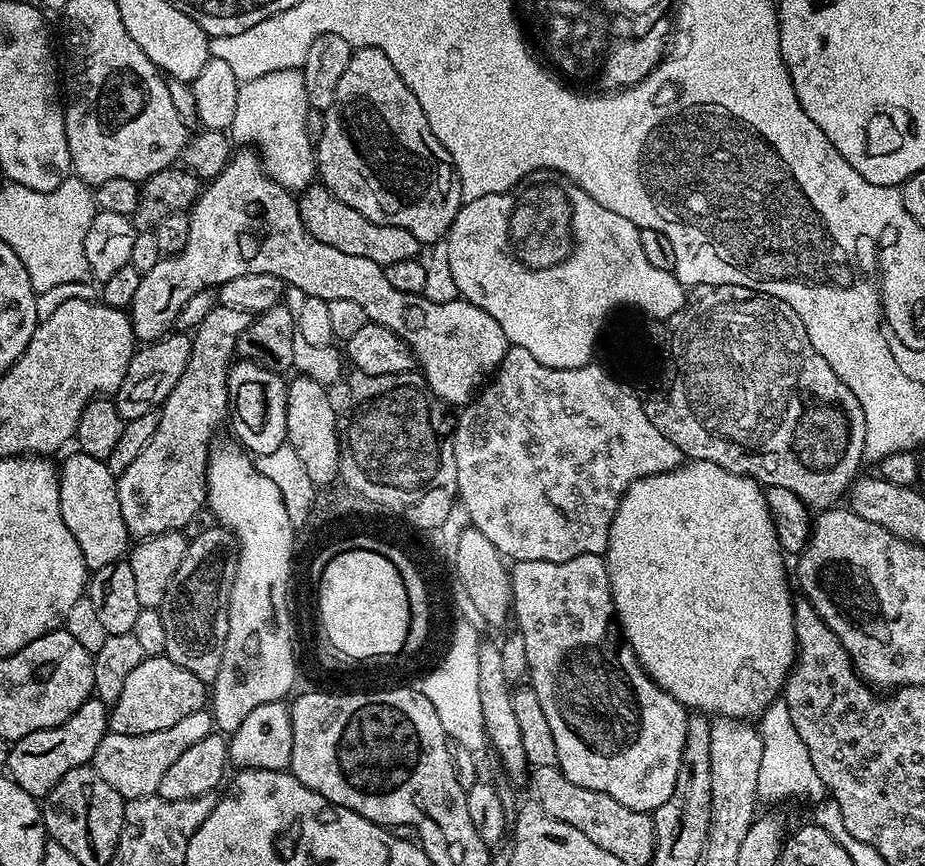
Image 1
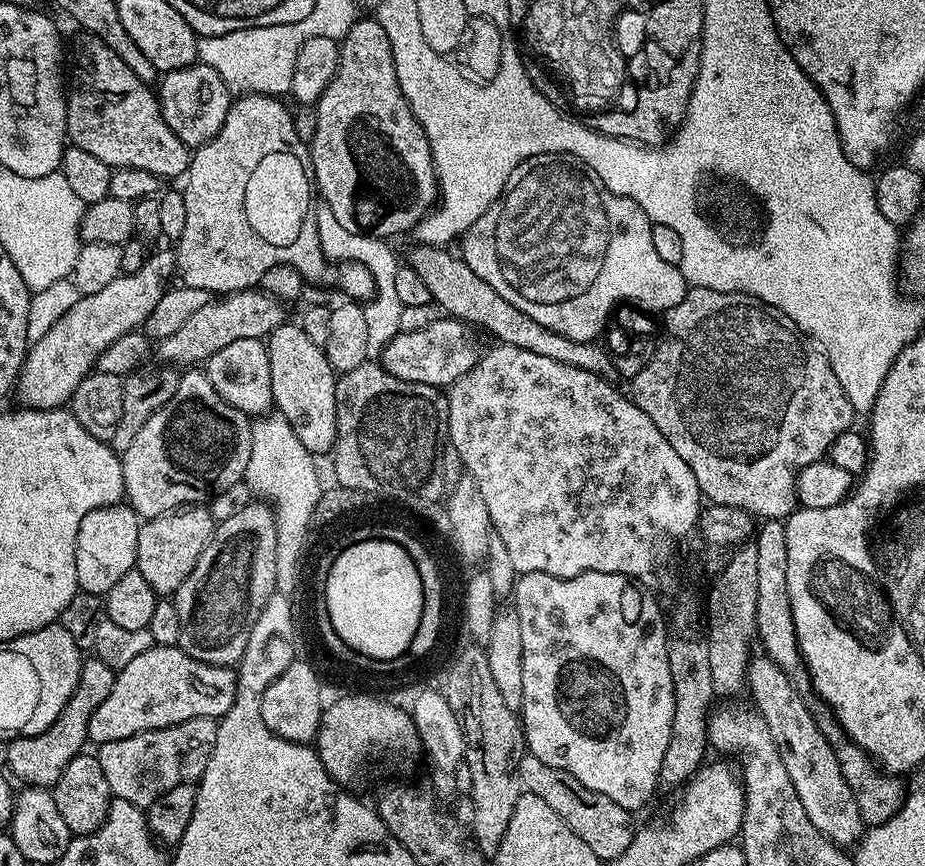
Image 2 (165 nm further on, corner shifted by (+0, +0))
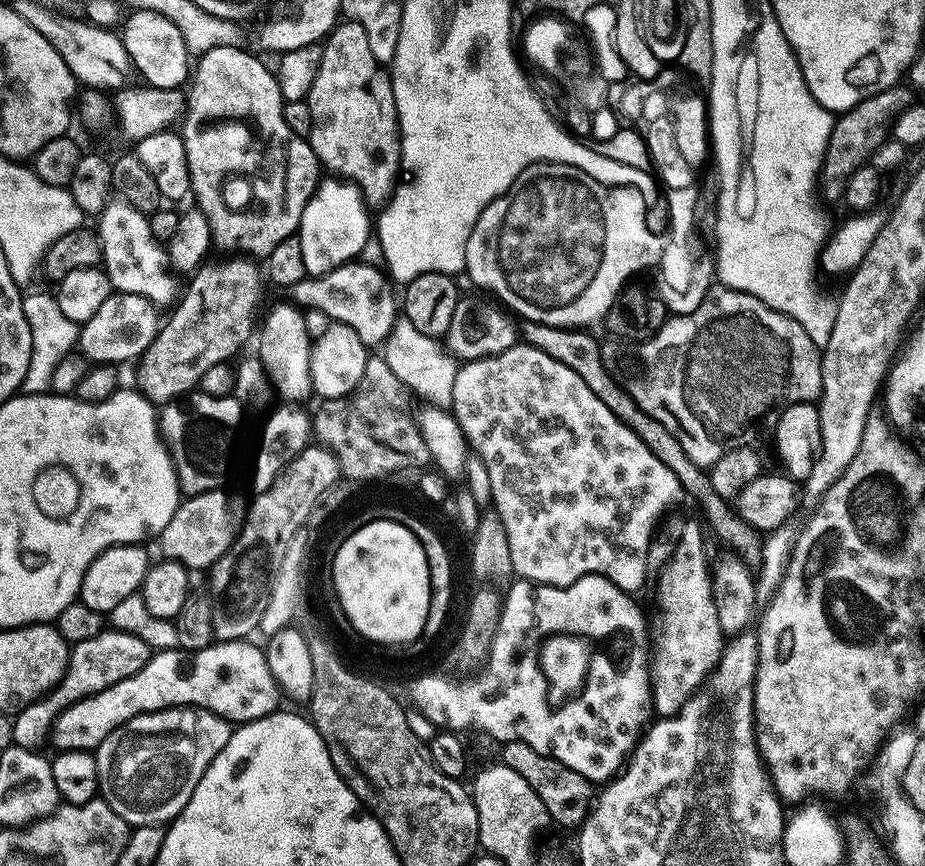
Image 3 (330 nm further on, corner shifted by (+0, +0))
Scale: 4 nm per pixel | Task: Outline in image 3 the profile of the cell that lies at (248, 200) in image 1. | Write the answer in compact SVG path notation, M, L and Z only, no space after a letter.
M218 46L195 61L190 76L192 89L186 92L182 135L192 183L195 207L204 215L212 243L224 254L263 258L286 238L300 231L303 210L322 181L322 165L311 144L286 126L284 99L273 69L243 47Z

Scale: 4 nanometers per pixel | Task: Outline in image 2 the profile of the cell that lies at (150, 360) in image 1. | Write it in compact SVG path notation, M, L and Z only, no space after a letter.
M259 287L244 288L240 292L230 292L213 298L202 310L197 310L174 334L170 334L165 340L159 341L160 356L165 365L200 366L224 346L239 339L250 338L263 341L271 336L272 332L280 324L285 323L285 305L275 296L261 290Z

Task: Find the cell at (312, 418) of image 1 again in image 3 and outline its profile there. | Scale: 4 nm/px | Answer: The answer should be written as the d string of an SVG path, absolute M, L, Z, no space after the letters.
M295 303L280 304L272 309L264 320L264 325L259 325L258 340L260 336L260 349L258 355L264 364L268 379L275 391L285 396L285 401L300 402L309 395L312 389L312 346L313 340L308 337L304 312Z

